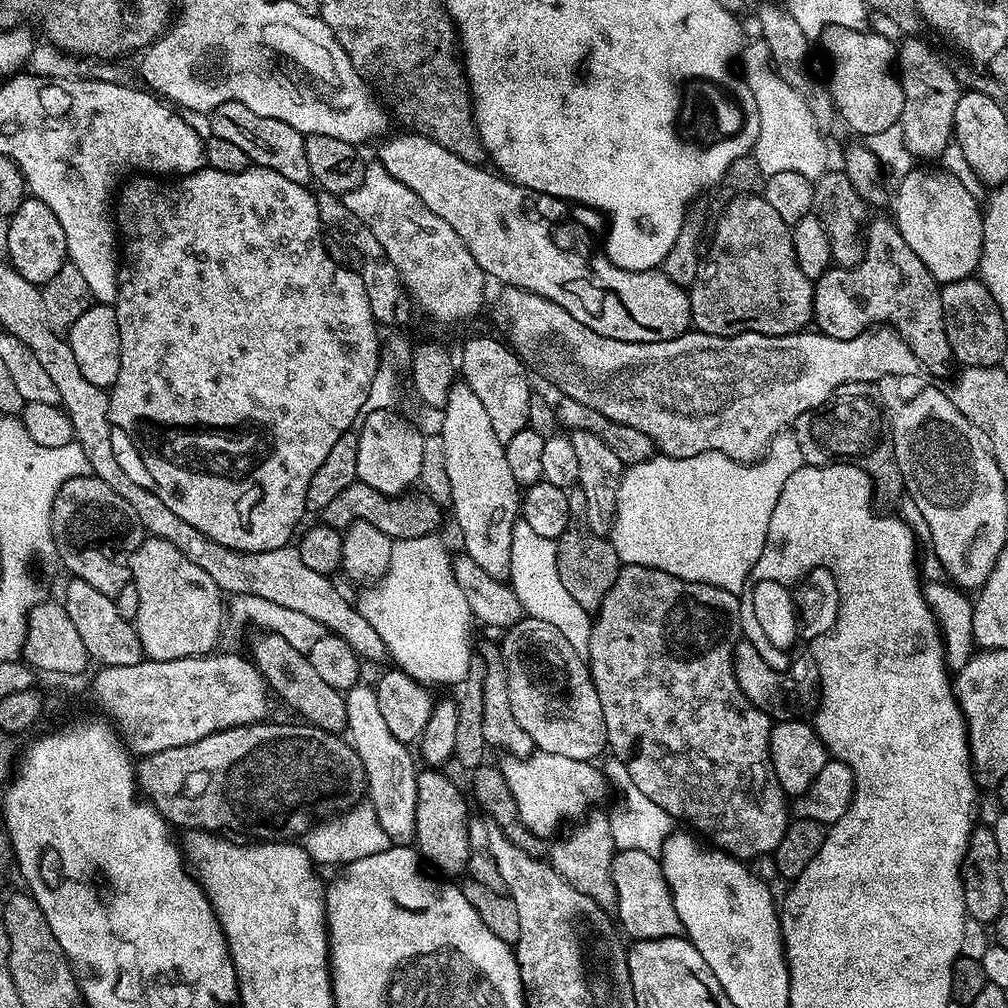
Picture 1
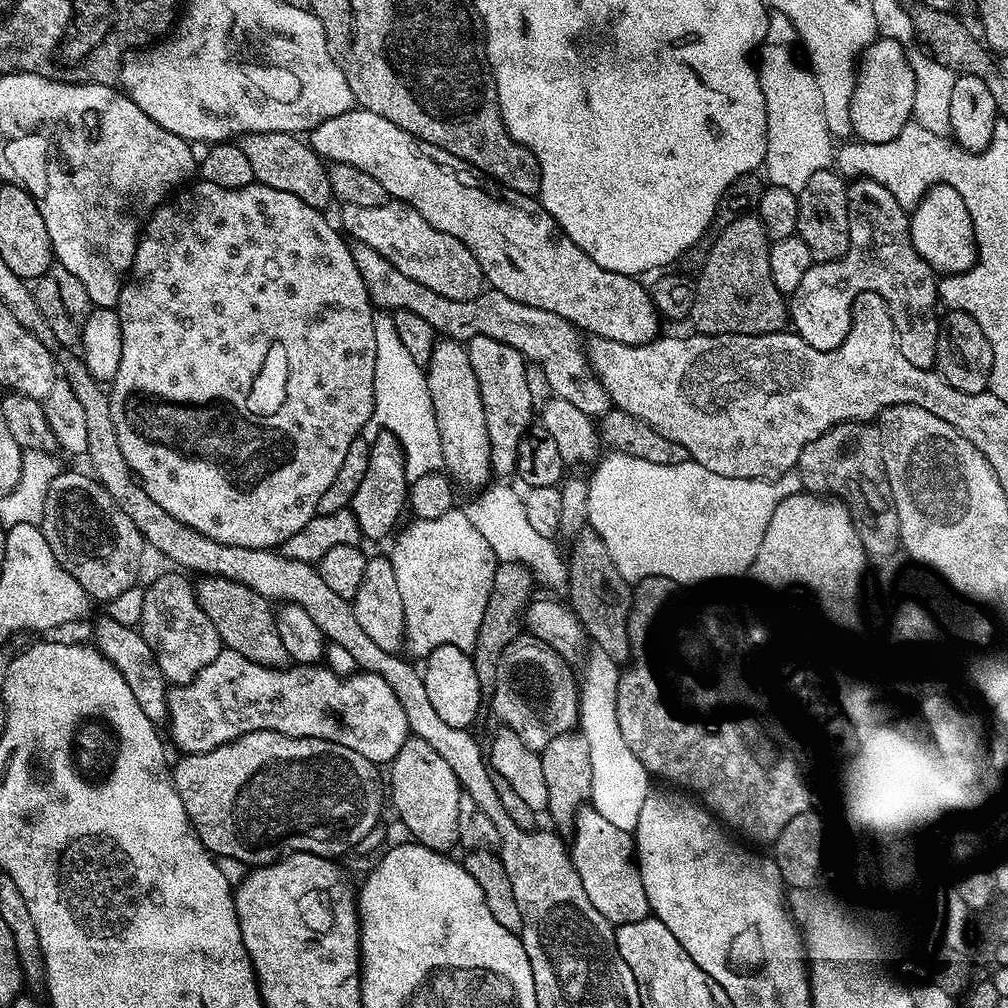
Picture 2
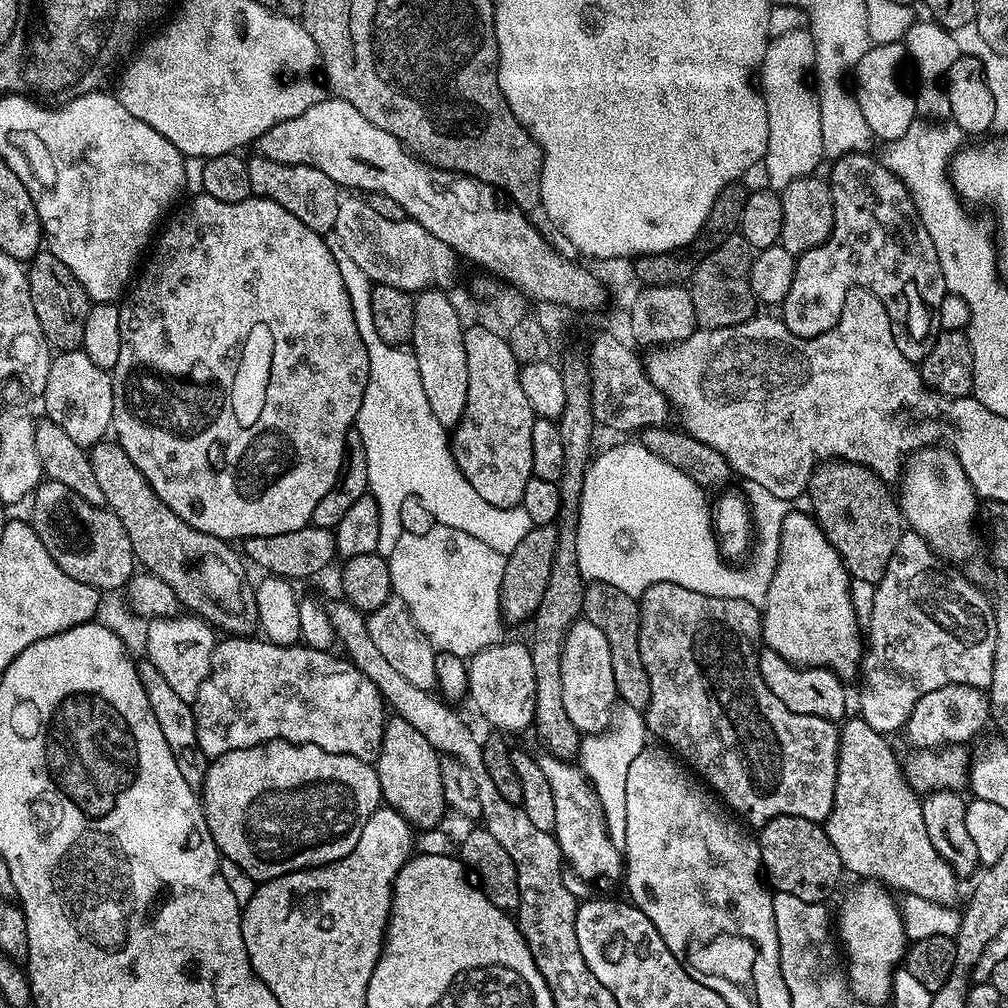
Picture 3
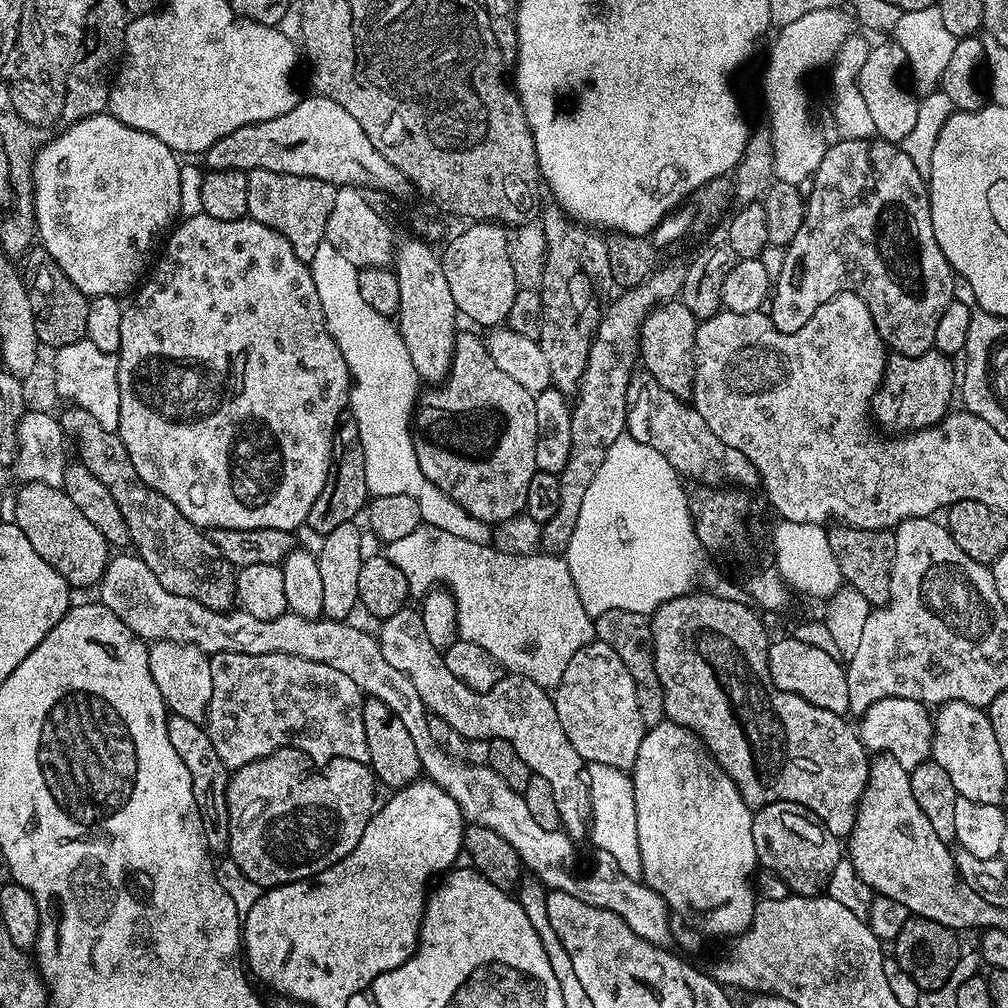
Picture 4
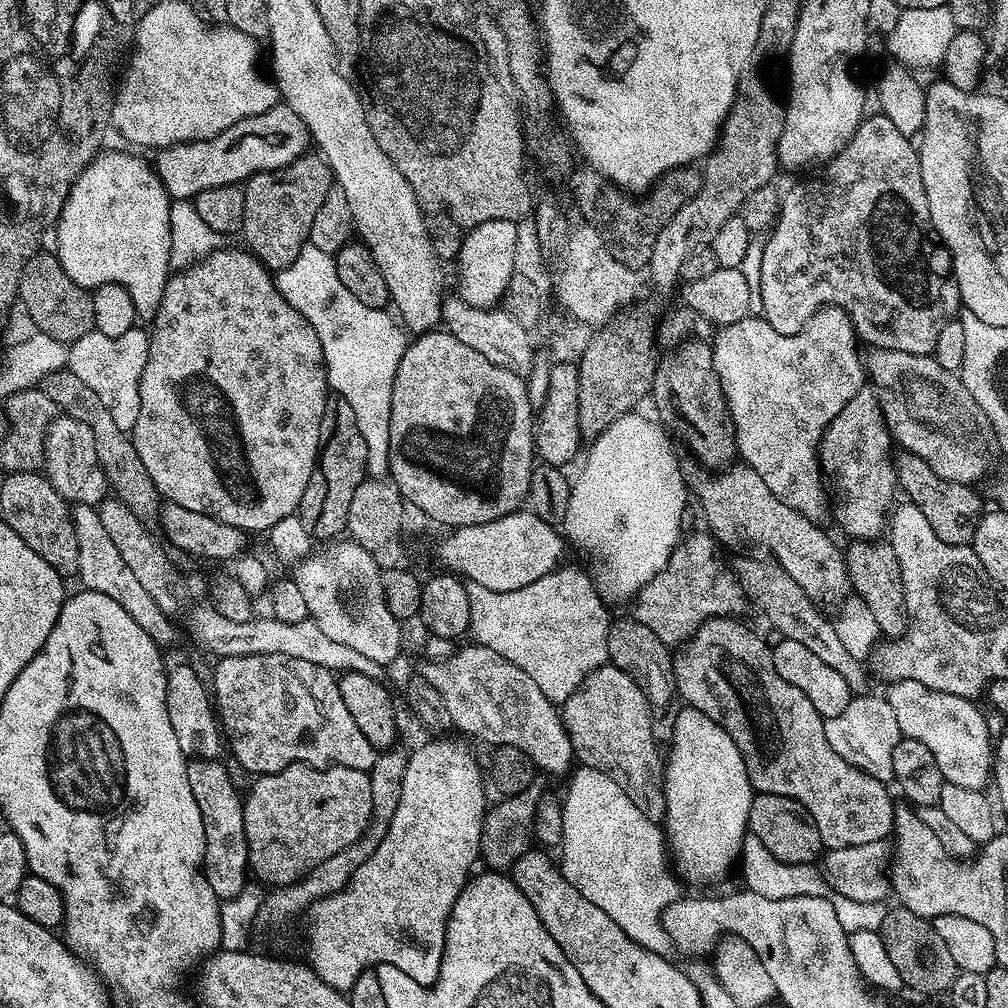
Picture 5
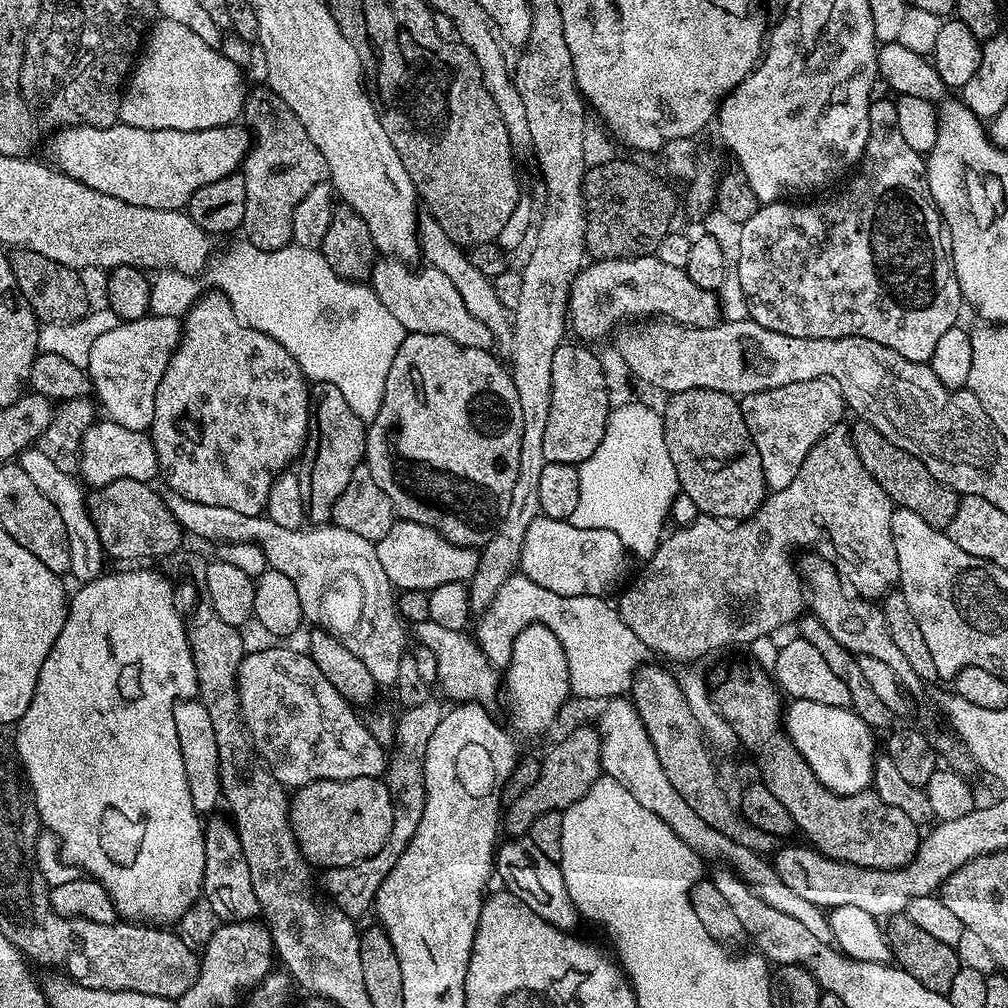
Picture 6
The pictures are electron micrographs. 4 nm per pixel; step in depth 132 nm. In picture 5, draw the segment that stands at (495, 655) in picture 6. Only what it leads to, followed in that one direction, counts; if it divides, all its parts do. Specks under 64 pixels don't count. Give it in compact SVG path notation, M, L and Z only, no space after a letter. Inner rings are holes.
M555 568L550 574L538 578L538 582L530 582L530 586L522 586L522 590L495 592L486 590L486 586L468 584L470 594L470 636L475 643L494 650L494 654L502 654L514 666L518 666L550 698L550 702L563 706L575 691L578 691L585 676L595 668L609 663L608 630L610 627L609 605L596 589L596 581L580 568Z

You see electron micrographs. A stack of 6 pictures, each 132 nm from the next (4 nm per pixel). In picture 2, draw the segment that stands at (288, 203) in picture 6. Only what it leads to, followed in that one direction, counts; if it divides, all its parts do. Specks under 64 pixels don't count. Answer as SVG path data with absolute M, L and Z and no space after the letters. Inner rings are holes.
M245 132L239 137L238 143L242 154L246 154L246 159L250 161L250 166L254 170L254 181L258 184L265 184L274 190L286 190L286 194L294 194L294 198L302 198L306 206L327 209L327 204L333 203L330 178L325 161L320 159L320 155L312 149L311 143L304 144L299 135L291 132Z

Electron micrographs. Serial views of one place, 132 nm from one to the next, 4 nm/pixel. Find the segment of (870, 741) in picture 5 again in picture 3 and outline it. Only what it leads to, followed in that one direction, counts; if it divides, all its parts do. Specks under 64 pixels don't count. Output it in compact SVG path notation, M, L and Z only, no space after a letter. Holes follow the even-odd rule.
M965 684L942 686L942 690L922 694L908 716L906 733L916 750L935 750L945 746L963 745L964 740L976 736L990 720L990 705L985 689L971 688Z

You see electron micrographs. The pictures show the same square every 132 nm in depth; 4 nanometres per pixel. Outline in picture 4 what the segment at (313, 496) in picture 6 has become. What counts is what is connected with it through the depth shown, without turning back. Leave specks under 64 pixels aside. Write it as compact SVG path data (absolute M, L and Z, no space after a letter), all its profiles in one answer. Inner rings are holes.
M344 411L338 418L334 438L332 439L332 461L328 467L328 484L318 494L318 499L314 501L314 506L310 506L307 527L312 527L317 532L317 537L323 538L328 532L337 529L343 523L350 523L357 519L365 511L366 505L370 499L370 493L366 486L366 454L362 450L362 434L358 434L358 422L354 422L351 411Z

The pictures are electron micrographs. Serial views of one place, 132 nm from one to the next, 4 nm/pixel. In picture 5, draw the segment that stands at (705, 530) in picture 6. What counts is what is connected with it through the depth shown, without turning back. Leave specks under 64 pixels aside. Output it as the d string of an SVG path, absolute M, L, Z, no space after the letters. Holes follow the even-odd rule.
M865 386L838 410L838 418L830 422L830 426L824 431L824 437L820 439L821 469L829 477L836 476L840 483L840 501L834 504L834 520L840 523L842 531L852 540L874 540L883 537L886 532L886 521L890 516L890 509L898 496L898 481L896 479L896 466L894 463L894 441L888 432L884 421L884 415L880 412L880 401L877 393L871 387ZM704 532L685 535L670 554L664 569L642 586L631 605L634 619L654 630L654 634L669 646L683 645L707 620L719 616L739 617L746 605L740 579L729 565L727 568L716 557L717 541Z

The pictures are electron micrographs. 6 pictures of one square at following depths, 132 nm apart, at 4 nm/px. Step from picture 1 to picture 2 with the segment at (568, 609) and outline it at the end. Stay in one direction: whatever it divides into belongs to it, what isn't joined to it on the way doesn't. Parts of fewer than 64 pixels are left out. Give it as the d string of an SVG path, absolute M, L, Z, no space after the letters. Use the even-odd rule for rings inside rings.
M496 483L485 487L477 495L481 496L472 505L467 505L470 522L474 522L482 538L490 542L490 550L494 550L497 561L524 564L537 585L545 584L546 587L563 593L568 587L568 569L562 559L562 552L556 549L557 541L553 537L538 534L531 528L530 522L526 522L524 497L519 491L516 493L514 489L507 488L504 485L507 483ZM598 647L591 649L592 657L584 664L584 681L579 681L579 723L578 732L583 736L590 754L590 797L591 807L606 818L618 830L635 833L638 810L650 791L650 774L645 771L638 758L626 742L622 742L622 732L618 730L616 714L616 686L621 671L614 661Z

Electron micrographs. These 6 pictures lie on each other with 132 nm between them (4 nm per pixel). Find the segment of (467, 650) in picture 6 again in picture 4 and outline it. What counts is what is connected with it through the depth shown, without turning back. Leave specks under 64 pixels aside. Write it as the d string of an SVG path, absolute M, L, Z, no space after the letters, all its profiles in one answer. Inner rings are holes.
M405 606L396 614L379 621L378 627L380 627L380 632L378 631L380 649L386 662L390 662L390 666L394 666L394 670L398 670L401 674L406 674L406 678L410 678L410 683L418 689L418 694L429 713L446 718L446 722L450 722L450 726L454 726L454 730L458 730L458 734L462 734L465 741L505 740L510 742L510 746L514 746L514 750L518 750L522 762L526 762L526 766L530 766L533 776L541 776L546 778L546 782L550 782L554 802L558 805L561 829L567 832L573 840L583 841L583 836L585 839L589 835L592 822L592 799L588 793L585 777L582 775L586 764L574 750L570 740L566 738L565 731L562 730L553 697L545 689L539 688L530 678L515 674L501 675L496 685L488 692L475 692L474 689L468 688L454 674L450 674L450 670L444 665L441 652L434 646L430 646L430 638L426 638L422 618L415 607Z

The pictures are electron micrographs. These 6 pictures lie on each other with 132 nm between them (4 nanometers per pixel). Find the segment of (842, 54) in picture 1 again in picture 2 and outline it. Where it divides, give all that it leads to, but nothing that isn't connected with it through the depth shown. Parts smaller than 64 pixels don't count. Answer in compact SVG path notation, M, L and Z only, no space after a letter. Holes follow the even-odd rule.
M883 38L873 40L856 65L854 98L850 98L852 136L865 144L898 138L913 119L914 90L914 71L911 70L905 45Z

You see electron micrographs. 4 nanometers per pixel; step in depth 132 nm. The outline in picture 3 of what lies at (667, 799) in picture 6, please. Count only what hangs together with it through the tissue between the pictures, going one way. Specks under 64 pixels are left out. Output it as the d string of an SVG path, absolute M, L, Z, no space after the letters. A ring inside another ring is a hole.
M583 618L573 621L563 642L562 702L570 722L582 734L596 735L611 724L618 697L611 669L610 646L602 630Z

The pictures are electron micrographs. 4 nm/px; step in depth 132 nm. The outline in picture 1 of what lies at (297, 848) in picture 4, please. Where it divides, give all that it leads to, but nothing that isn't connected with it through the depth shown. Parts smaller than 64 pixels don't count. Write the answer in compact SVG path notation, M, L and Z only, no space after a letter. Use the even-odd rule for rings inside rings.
M261 722L259 724L243 724L237 728L227 728L221 732L210 734L198 742L190 742L190 746L174 746L174 750L162 750L156 752L153 756L143 757L138 764L139 791L147 797L152 807L160 811L160 815L165 820L175 827L177 824L180 830L203 830L217 834L235 834L237 837L251 838L256 842L288 842L293 838L303 837L304 833L313 824L317 823L318 817L332 818L337 814L343 814L365 799L368 782L363 770L362 760L343 735L315 728L313 724L307 722L299 722L300 724L272 723Z

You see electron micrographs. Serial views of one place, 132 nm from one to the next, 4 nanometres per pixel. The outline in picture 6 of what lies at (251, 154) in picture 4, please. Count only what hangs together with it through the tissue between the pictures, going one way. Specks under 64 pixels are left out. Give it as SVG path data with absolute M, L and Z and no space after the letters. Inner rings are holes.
M117 122L108 128L61 128L54 139L52 152L56 155L55 167L70 178L81 180L102 194L122 198L122 202L171 212L183 209L189 198L202 190L202 186L210 186L210 182L218 182L218 178L233 175L248 157L250 147L249 129L240 122L223 124L210 130L146 130Z

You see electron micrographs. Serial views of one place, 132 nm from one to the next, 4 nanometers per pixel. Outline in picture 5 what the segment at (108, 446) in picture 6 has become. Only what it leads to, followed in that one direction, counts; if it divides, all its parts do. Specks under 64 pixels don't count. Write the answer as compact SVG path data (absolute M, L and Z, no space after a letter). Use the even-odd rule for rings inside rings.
M57 415L48 427L44 439L43 475L51 482L52 488L69 505L99 505L109 495L108 479L100 469L98 456L94 454L94 434L90 428L74 418Z

